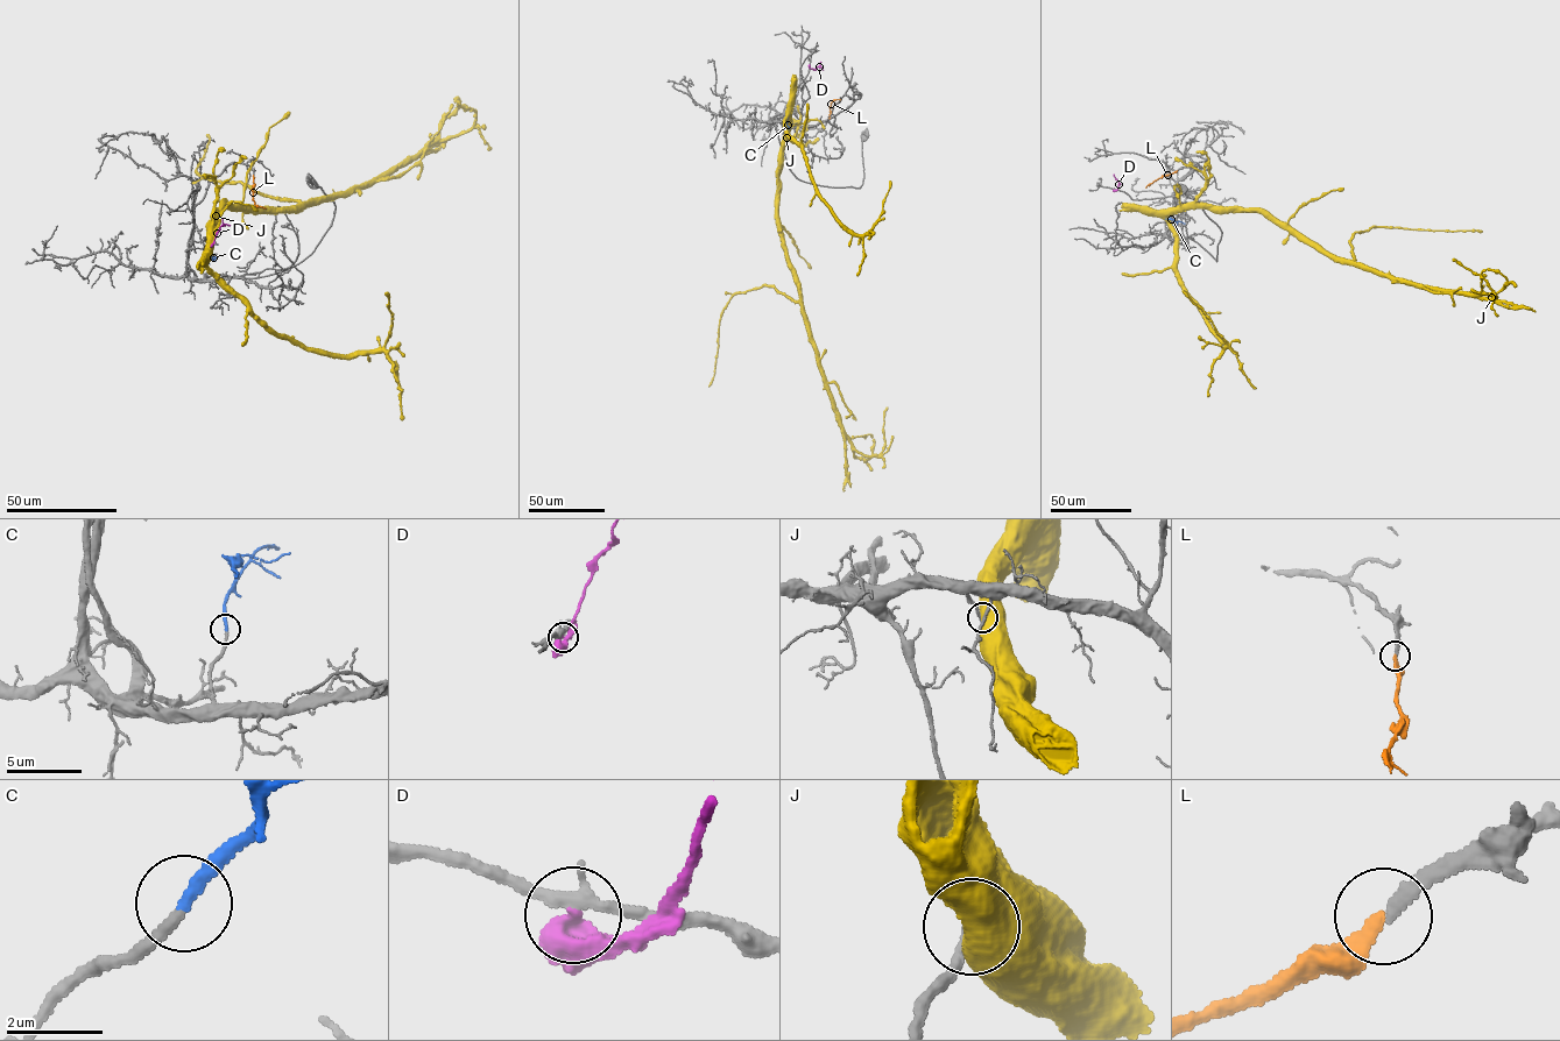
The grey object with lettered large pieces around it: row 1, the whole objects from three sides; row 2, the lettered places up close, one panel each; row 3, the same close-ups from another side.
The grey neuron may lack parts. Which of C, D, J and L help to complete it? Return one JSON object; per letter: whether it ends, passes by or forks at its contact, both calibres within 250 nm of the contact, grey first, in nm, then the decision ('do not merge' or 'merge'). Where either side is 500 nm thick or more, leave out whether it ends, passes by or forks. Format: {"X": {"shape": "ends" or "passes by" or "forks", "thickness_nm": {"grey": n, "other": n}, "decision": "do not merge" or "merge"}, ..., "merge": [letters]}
{"C": {"shape": "ends", "thickness_nm": {"grey": 190, "other": 240}, "decision": "merge"}, "D": {"thickness_nm": {"grey": 260, "other": 500}, "decision": "do not merge"}, "J": {"thickness_nm": {"grey": 280, "other": 750}, "decision": "do not merge"}, "L": {"shape": "ends", "thickness_nm": {"grey": 200, "other": 240}, "decision": "merge"}, "merge": ["C", "L"]}

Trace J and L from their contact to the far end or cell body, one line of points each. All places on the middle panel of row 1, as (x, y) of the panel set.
J: (783, 125), (786, 118), (777, 216), (788, 261), (837, 420), (858, 451), (872, 455), (882, 451), (887, 406)
L: (828, 118), (831, 103), (840, 99)

